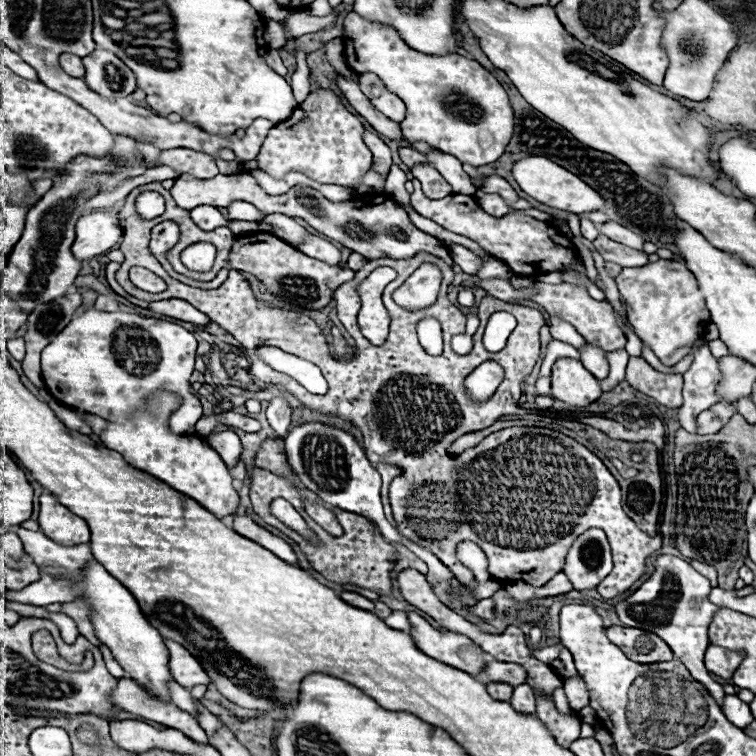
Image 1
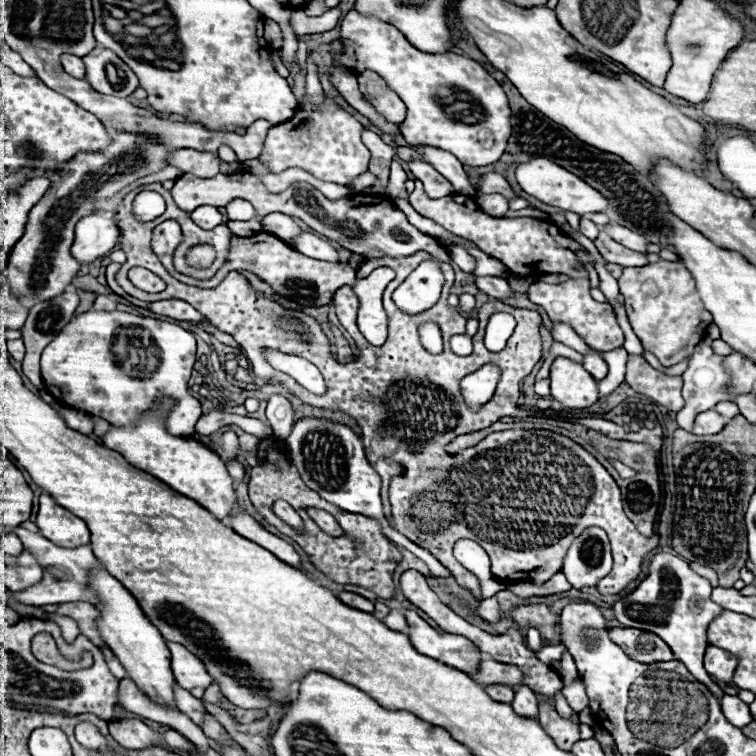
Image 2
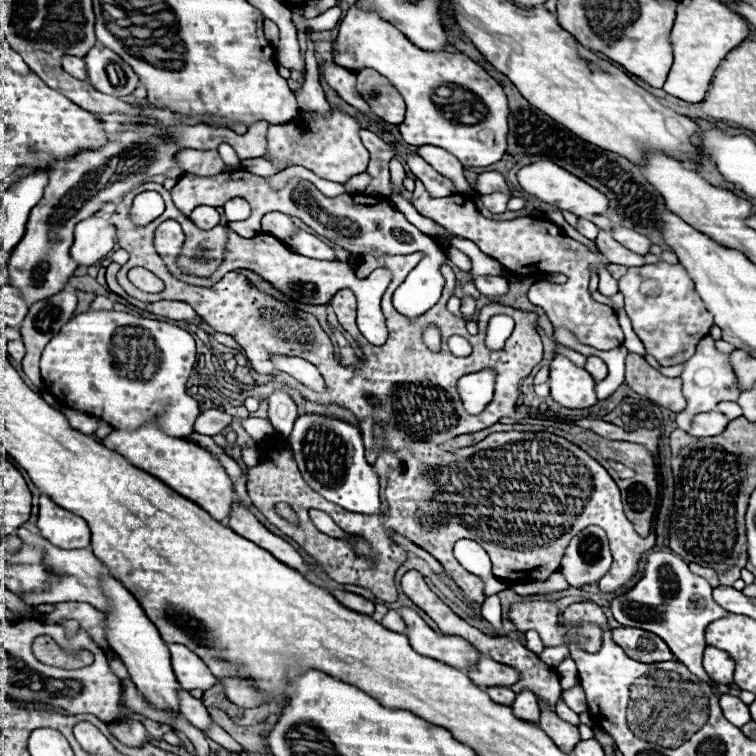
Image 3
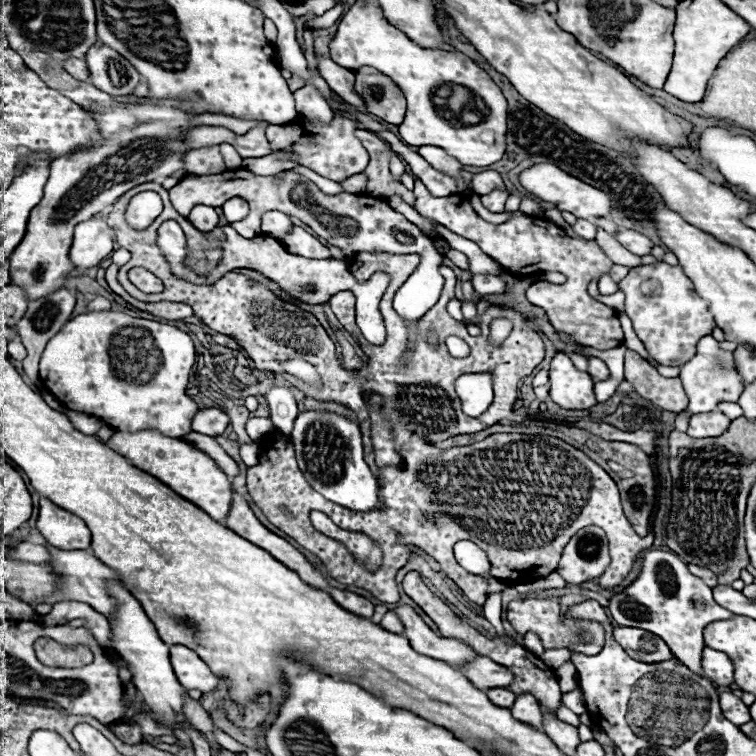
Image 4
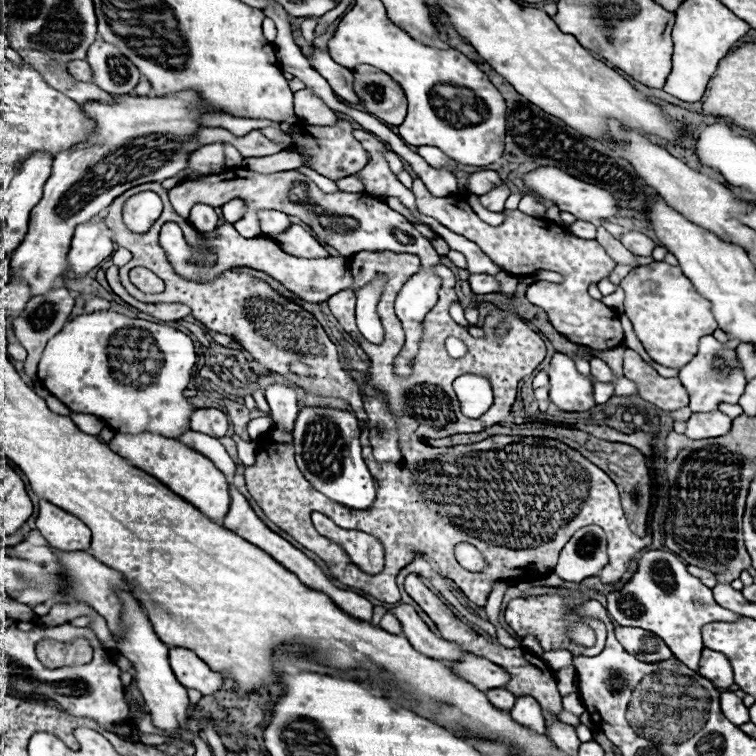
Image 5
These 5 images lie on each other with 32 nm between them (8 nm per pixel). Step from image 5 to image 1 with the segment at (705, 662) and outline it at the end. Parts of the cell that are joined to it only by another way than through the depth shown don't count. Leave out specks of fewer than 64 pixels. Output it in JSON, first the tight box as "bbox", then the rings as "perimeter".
{"bbox":[706,646,744,680],"perimeter":[[[708,646],[706,650],[706,668],[708,672],[724,678],[724,680],[730,680],[734,670],[740,666],[740,662],[744,660],[744,654],[742,652],[734,652],[734,650],[728,650],[728,648],[722,648],[722,646]]]}

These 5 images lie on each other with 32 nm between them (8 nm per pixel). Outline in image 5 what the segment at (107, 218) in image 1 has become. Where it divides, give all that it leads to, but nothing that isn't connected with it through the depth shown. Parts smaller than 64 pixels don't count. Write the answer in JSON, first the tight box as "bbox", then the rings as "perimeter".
{"bbox":[68,220,114,276],"perimeter":[[[90,220],[76,228],[68,262],[76,274],[84,276],[112,252],[114,252],[114,242],[110,240],[110,230],[106,228],[106,224]]]}

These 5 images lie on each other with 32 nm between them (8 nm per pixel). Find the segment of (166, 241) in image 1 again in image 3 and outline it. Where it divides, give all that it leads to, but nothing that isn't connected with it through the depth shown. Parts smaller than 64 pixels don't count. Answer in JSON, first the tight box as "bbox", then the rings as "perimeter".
{"bbox":[154,222,180,266],"perimeter":[[[162,222],[154,232],[154,248],[166,266],[176,266],[180,244],[176,242],[176,222]]]}

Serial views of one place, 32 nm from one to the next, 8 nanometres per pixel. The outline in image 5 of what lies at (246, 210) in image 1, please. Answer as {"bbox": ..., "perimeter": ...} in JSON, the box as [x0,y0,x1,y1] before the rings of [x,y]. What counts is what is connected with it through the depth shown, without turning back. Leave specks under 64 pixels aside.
{"bbox":[222,200,246,224],"perimeter":[[[230,200],[228,204],[222,206],[222,210],[224,210],[224,218],[226,218],[226,222],[234,224],[236,220],[240,220],[240,218],[244,216],[244,212],[246,212],[246,204],[240,202],[240,200]]]}

